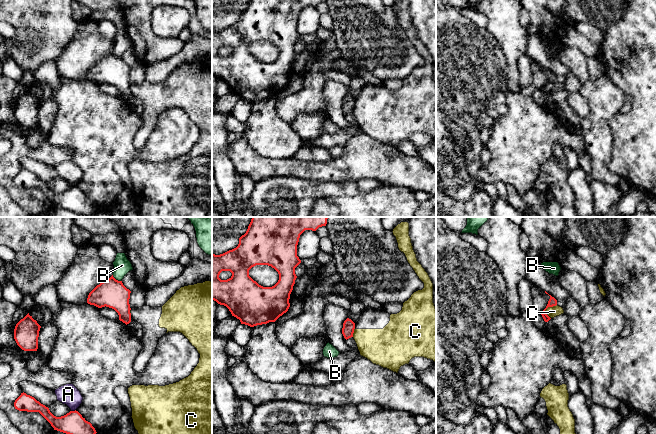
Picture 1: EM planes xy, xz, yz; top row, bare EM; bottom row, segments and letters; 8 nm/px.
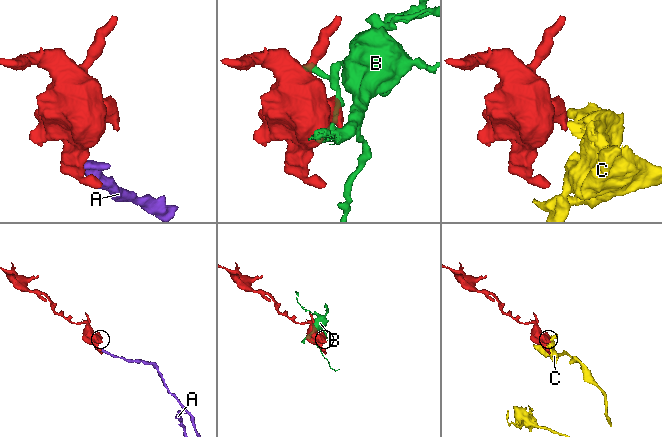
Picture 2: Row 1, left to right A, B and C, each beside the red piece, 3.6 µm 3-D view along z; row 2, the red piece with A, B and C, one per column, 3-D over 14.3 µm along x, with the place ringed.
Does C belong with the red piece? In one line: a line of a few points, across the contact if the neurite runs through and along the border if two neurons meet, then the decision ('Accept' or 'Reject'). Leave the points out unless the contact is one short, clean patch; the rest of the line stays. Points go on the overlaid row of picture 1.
Line: yz (556, 304), (545, 310), (545, 313), (550, 318). Reject

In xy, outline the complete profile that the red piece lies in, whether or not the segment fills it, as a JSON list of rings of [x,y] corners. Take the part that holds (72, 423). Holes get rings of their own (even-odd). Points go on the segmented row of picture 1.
[[[21,393],[14,402],[15,409],[27,412],[39,412],[54,428],[66,434],[96,434],[92,424],[85,420],[78,411],[70,411],[64,416],[54,416],[48,407],[34,397]]]

